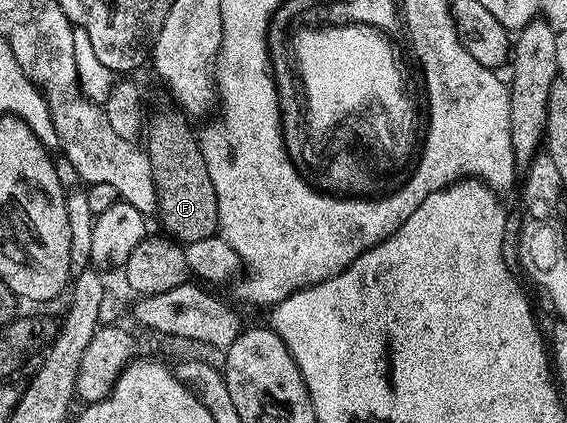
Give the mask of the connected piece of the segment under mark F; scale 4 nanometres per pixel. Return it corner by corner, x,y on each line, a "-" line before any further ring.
173,109
163,110
154,116
145,132
145,151
151,164
152,179
155,180
157,218
161,220
162,231
185,245
218,233
218,197
203,160
200,141
192,134
186,115

